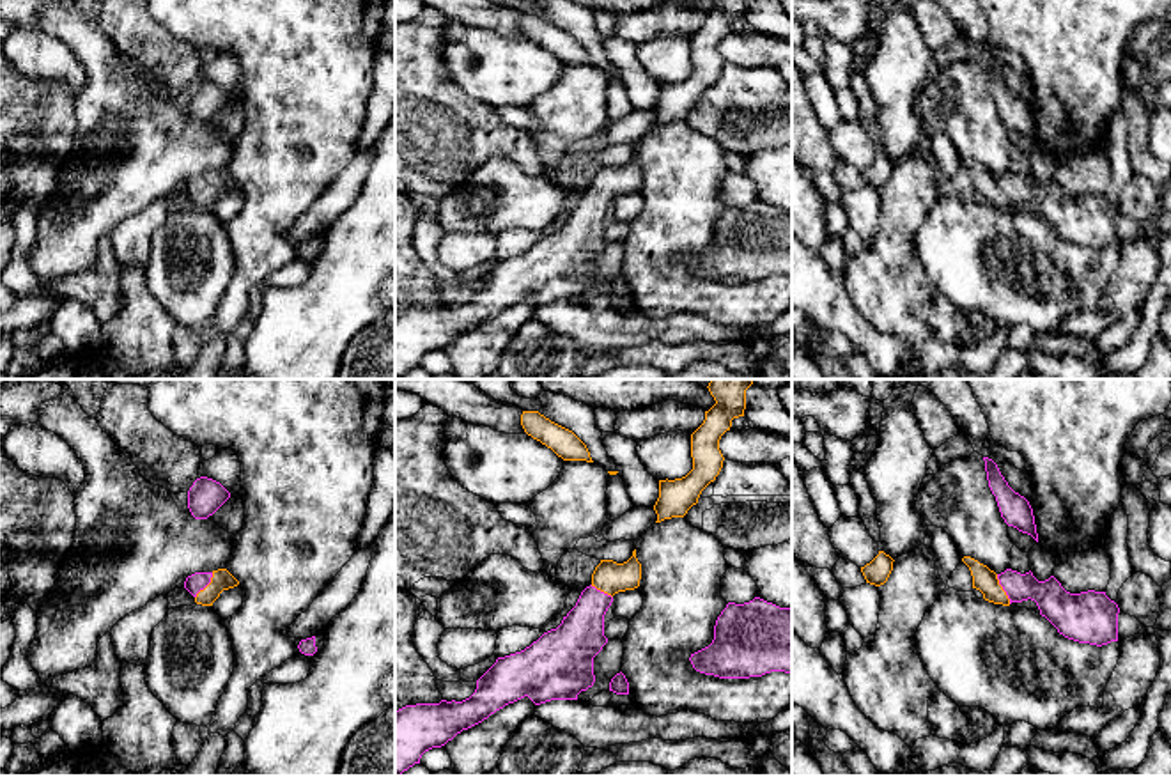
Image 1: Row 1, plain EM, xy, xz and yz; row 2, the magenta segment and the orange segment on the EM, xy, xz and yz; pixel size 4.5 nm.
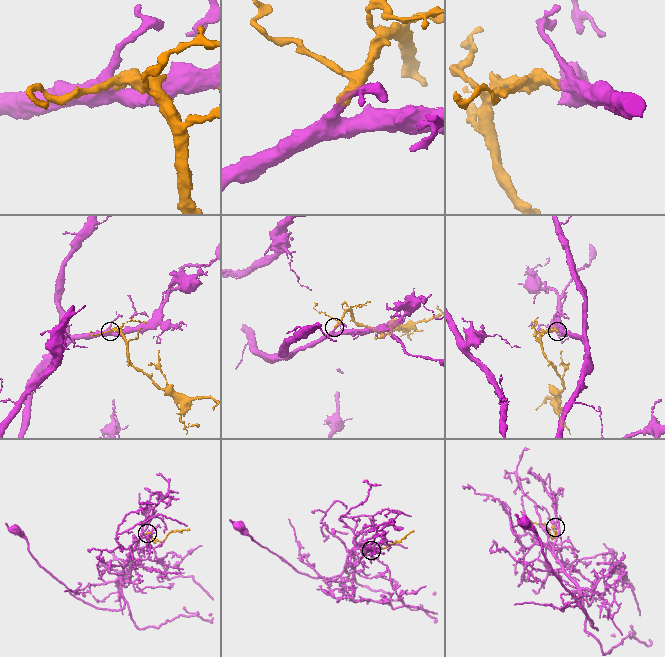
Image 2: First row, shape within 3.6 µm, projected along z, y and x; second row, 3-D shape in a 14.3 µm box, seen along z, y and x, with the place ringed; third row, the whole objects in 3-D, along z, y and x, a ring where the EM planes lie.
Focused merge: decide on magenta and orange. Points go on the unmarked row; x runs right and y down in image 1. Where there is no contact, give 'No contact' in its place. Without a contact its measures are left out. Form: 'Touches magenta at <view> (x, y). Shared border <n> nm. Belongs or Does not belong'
Touches magenta at yz (1003, 192). Shared border 150 nm. Belongs

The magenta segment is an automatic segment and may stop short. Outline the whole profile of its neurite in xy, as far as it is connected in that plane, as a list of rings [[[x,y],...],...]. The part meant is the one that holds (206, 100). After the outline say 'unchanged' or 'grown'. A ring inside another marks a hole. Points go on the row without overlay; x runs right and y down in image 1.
[[[200,80],[188,94],[188,112],[195,122],[207,122],[227,103],[230,96],[216,83]]]; unchanged

